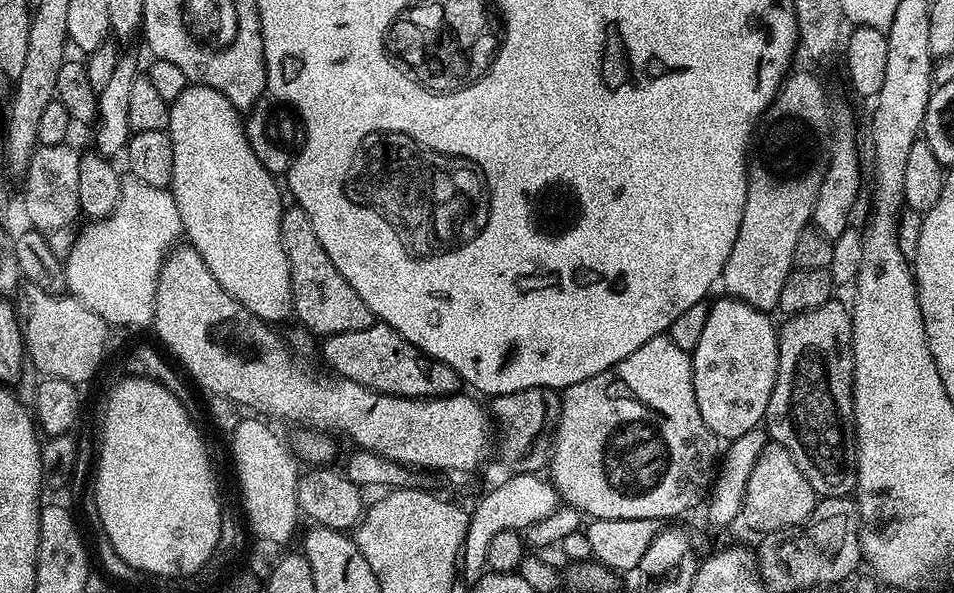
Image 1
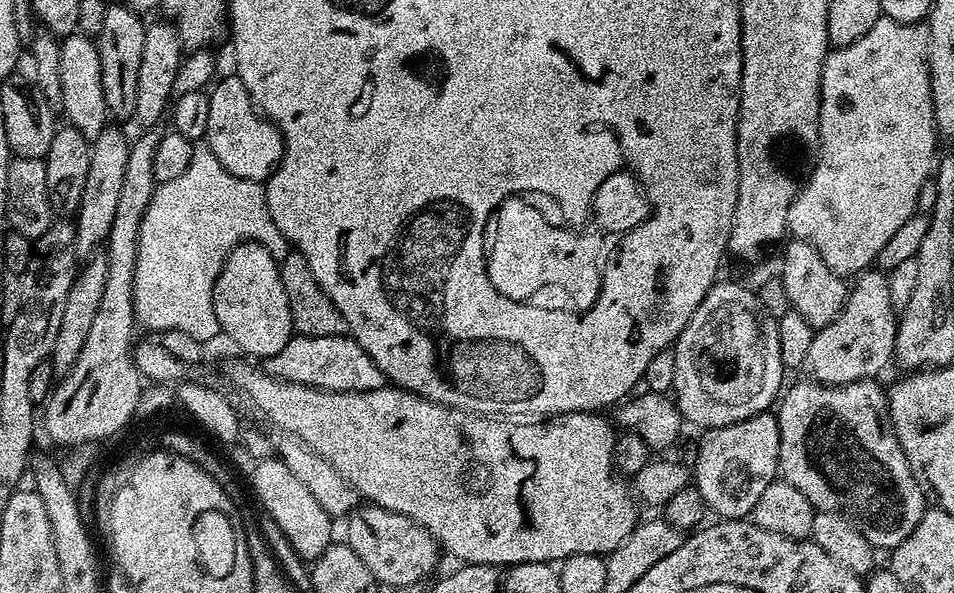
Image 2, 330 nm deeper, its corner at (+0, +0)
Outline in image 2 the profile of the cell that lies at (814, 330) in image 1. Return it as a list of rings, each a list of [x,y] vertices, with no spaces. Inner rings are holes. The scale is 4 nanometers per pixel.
[[[811,378],[803,379],[783,393],[778,404],[780,412],[775,413],[780,427],[779,475],[788,480],[790,486],[798,486],[798,490],[810,498],[813,508],[842,514],[852,521],[873,548],[898,547],[914,534],[914,526],[918,526],[926,507],[926,493],[914,478],[892,428],[885,385],[880,385],[881,381],[876,378],[849,384],[820,384]]]

